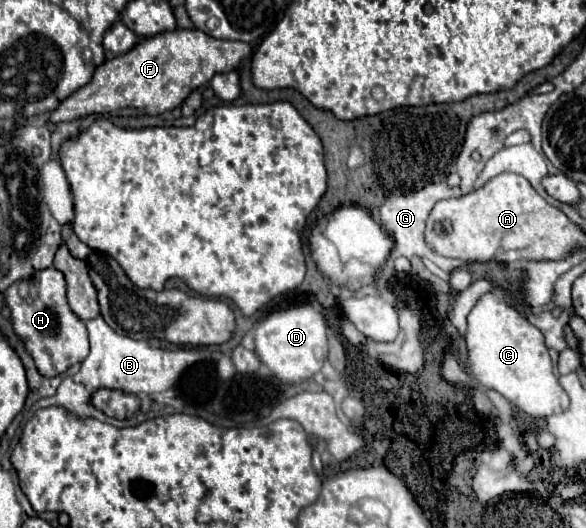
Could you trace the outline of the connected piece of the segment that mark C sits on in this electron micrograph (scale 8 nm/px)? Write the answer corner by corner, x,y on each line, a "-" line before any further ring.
492,287
468,313
468,331
464,335
468,351
468,369
484,387
498,391
510,403
530,417
548,417
568,407
568,397
558,385
544,335
518,309
506,303
506,291

